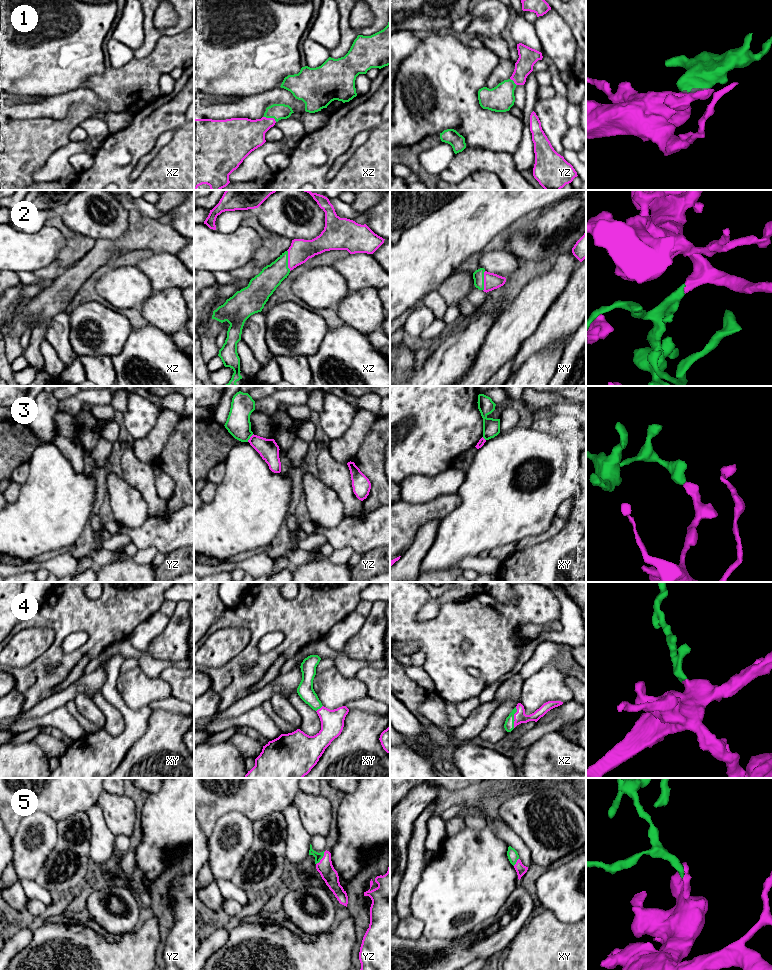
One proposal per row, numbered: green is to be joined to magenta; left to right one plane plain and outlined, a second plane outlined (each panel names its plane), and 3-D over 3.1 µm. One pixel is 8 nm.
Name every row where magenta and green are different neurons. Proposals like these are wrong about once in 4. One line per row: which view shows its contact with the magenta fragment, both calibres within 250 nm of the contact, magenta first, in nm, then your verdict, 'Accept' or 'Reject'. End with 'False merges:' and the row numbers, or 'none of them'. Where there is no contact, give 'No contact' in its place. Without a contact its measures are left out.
1: Touches magenta in xz. Thickness 280 nm (magenta) against 130 nm. Accept
2: Touches magenta in xz. Thickness 180 nm (magenta) against 190 nm. Accept
3: Touches magenta in yz. Thickness 160 nm (magenta) against 200 nm. Reject
4: Touches magenta in xz. Thickness 100 nm (magenta) against 80 nm. Accept
5: Touches magenta in yz. Thickness 120 nm (magenta) against 60 nm. Accept
False merges: 3

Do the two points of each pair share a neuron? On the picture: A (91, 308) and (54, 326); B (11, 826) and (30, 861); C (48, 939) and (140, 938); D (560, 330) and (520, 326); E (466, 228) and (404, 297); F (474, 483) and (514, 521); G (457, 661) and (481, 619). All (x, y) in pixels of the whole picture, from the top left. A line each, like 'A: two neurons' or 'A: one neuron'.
A: two neurons
B: two neurons
C: one neuron
D: two neurons
E: one neuron
F: one neuron
G: one neuron

